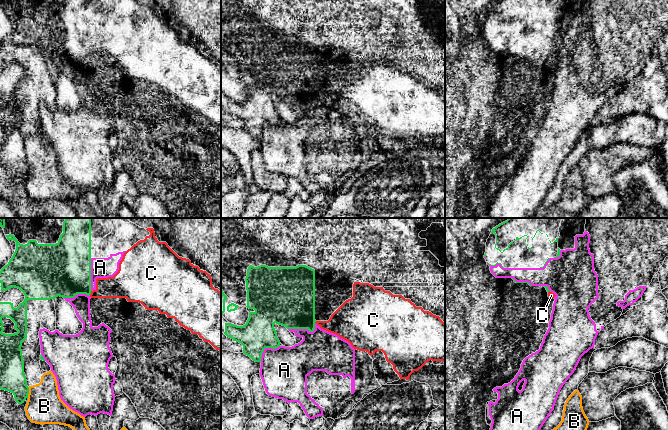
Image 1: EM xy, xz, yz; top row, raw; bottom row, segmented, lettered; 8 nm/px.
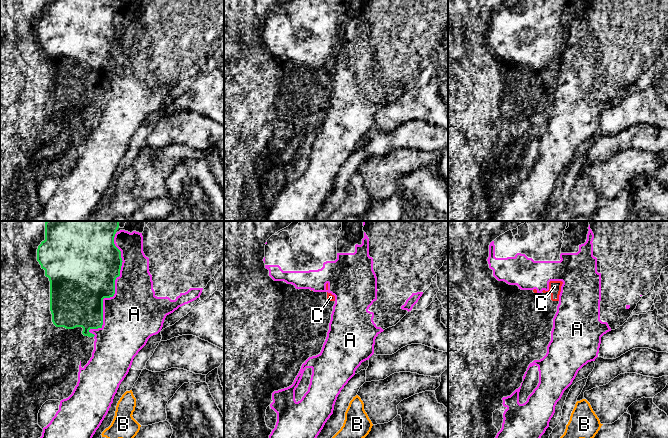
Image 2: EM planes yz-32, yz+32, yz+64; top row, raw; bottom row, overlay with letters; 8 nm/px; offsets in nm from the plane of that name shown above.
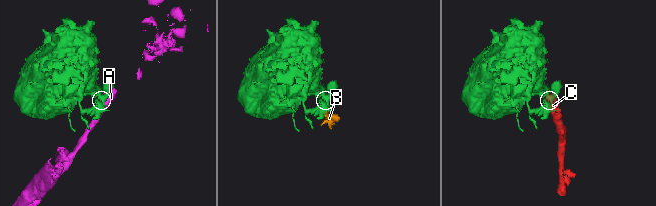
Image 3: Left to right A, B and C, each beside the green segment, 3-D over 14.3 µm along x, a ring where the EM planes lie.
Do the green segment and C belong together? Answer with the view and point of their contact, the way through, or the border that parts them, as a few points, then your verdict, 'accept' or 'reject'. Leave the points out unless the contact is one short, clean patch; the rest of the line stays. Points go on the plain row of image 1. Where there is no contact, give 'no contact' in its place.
meets green in xy at (90, 69); runs through xy (67, 48), (90, 69), (120, 61); accept

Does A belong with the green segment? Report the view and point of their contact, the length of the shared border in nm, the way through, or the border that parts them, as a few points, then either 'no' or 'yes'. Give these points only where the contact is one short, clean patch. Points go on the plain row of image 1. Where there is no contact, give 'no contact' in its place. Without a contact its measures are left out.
contact xz (304, 104); length 220 nm; no

